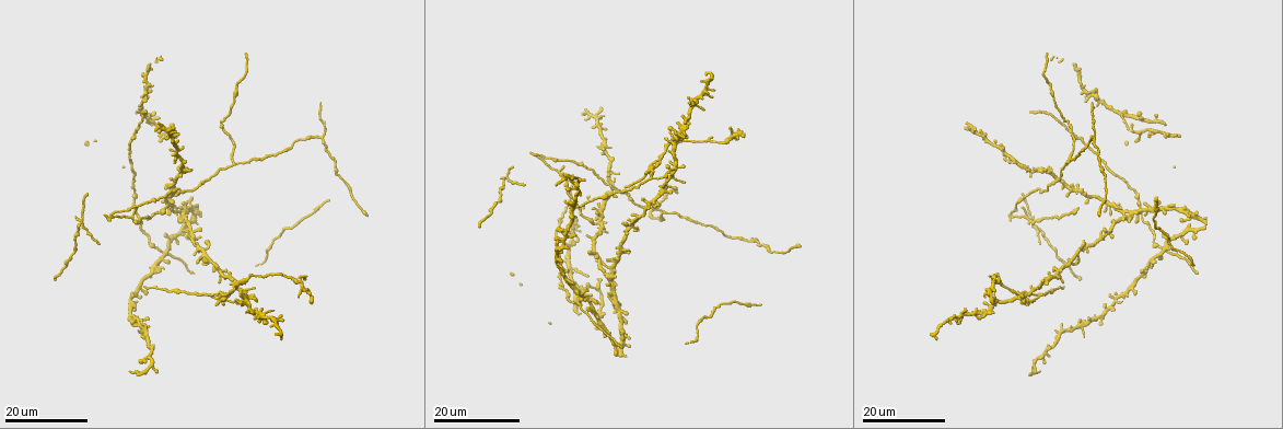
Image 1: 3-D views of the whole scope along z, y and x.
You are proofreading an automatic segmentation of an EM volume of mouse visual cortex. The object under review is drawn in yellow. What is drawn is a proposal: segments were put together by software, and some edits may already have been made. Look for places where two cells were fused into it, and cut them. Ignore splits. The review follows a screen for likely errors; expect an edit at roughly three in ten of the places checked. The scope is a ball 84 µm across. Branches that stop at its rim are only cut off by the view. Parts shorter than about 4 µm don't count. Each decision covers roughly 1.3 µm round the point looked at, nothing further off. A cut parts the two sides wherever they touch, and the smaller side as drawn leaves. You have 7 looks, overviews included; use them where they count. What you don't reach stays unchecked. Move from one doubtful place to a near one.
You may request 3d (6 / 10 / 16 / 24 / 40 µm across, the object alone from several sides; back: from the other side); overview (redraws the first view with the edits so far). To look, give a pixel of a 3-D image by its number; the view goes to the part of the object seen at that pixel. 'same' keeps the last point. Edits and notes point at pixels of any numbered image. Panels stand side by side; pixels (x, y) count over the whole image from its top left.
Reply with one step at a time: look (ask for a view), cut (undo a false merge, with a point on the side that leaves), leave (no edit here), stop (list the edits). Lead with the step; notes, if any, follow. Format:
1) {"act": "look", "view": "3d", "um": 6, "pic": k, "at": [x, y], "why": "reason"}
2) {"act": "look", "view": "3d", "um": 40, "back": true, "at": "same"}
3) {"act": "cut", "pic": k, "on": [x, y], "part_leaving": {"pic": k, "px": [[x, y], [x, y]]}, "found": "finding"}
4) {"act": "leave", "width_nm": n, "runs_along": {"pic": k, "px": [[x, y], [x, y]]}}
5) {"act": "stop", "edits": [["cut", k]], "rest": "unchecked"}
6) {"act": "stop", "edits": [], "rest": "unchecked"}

{"act": "look", "view": "3d", "um": 24, "pic": 1, "at": [146, 236], "why": "sudden change in width"}

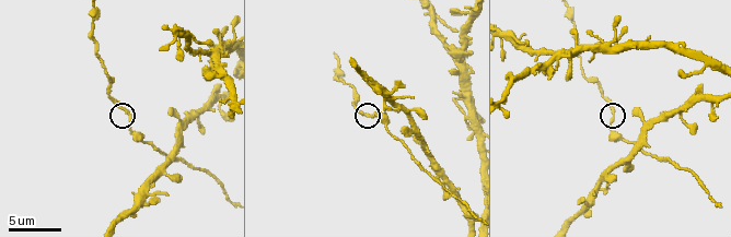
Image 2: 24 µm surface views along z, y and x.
{"act": "look", "view": "3d", "um": 10, "pic": 2, "at": [615, 112], "why": "closer look"}

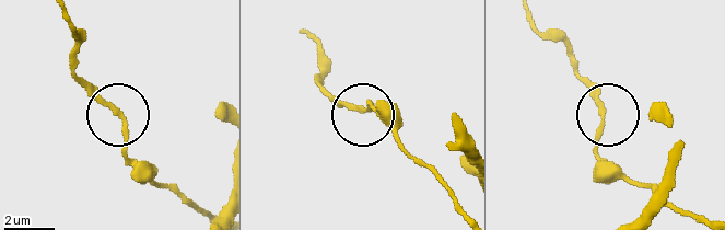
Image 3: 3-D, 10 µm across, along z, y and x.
{"act": "leave", "runs_along": {"pic": 3, "px": [[659, 198], [668, 202], [597, 153], [603, 105], [575, 68]]}, "found": "one cell here"}

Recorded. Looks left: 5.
{"act": "look", "view": "3d", "um": 16, "pic": 2, "at": [108, 77], "why": "thick turns thin"}

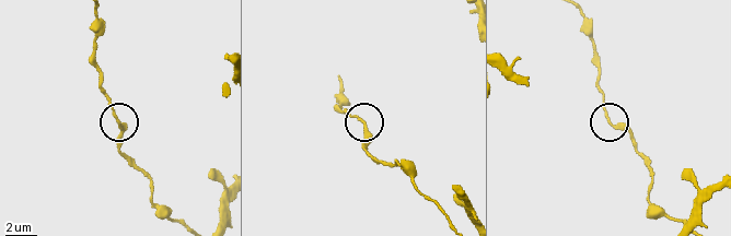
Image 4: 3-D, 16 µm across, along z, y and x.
{"act": "look", "view": "3d", "um": 16, "back": true, "pic": 4, "at": [611, 126]}

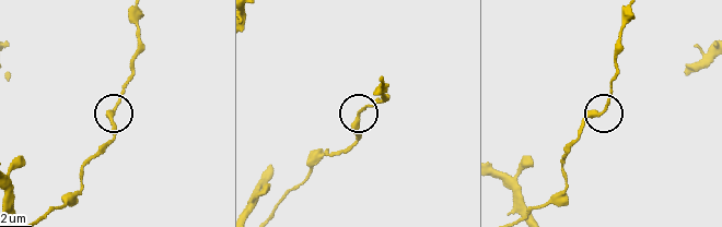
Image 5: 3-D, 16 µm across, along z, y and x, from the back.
{"act": "leave", "runs_along": {"pic": 5, "px": [[38, 217], [81, 188], [83, 168], [112, 136], [131, 75]]}, "found": "continuous, no second cell"}

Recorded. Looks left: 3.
{"act": "look", "view": "3d", "um": 24, "pic": 1, "at": [323, 135], "why": "thin arm on a thick one"}

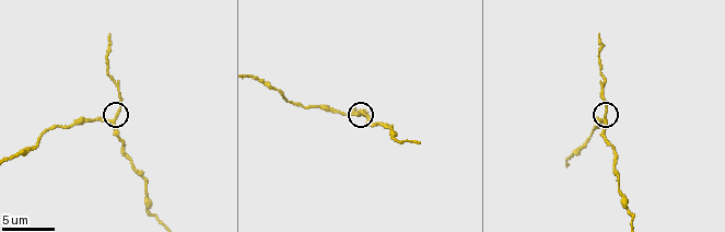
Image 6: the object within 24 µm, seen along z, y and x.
{"act": "look", "view": "3d", "um": 10, "pic": 6, "at": [113, 119], "why": "zoom in"}

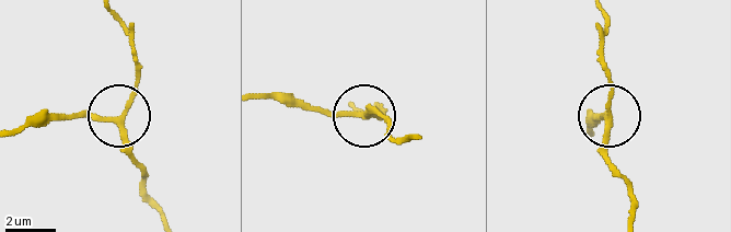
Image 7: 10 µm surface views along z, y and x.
{"act": "leave", "arms": 3, "runs_along": {"pic": 7, "px": [[592, 134], [611, 115], [604, 60]]}, "found": "continuous, no second cell"}

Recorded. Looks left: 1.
{"act": "stop", "edits": [], "rest": "unchecked"}

